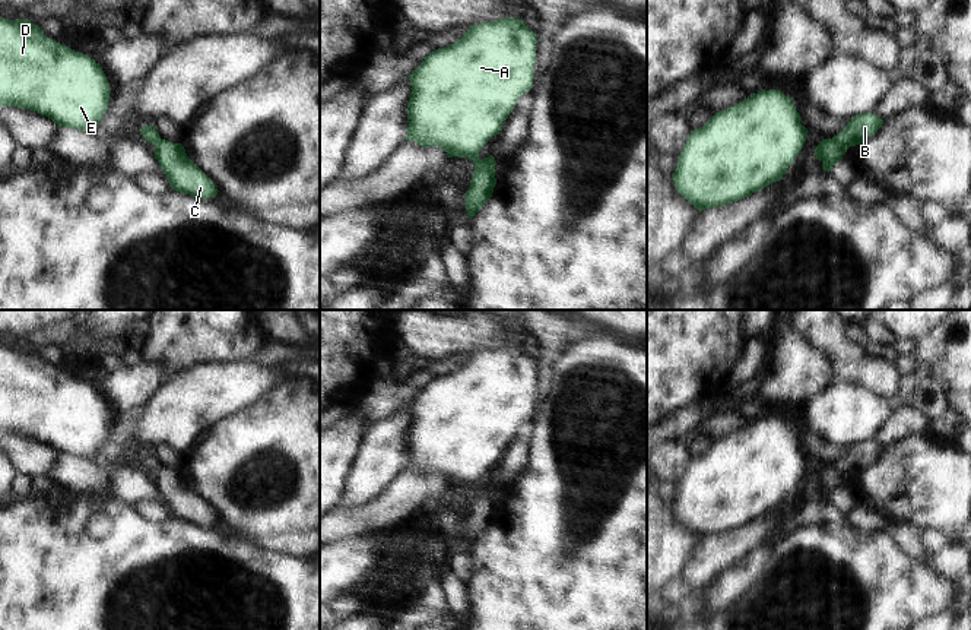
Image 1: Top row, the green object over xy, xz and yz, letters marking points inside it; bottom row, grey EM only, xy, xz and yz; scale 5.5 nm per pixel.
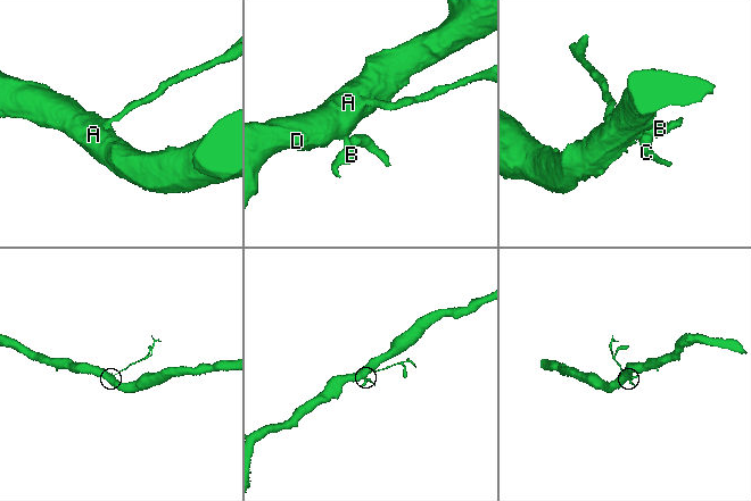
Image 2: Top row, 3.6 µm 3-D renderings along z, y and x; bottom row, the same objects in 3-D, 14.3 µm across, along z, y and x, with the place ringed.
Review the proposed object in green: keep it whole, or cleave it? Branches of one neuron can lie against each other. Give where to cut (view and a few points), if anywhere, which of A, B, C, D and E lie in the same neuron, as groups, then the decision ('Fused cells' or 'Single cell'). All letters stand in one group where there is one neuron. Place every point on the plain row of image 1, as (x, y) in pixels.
Split along xz (482, 487), (494, 503). Groups: A B D E / C. Fused cells.

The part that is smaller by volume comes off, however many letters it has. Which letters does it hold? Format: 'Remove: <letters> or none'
Remove: C

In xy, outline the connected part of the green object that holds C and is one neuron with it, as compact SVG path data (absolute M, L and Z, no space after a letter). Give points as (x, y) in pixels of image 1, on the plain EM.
M161 466L155 471L155 485L174 517L196 526L215 526L218 516L212 507L187 484L181 471Z

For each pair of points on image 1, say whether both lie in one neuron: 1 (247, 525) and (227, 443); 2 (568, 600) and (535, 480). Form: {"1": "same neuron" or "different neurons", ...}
{"1": "same neuron", "2": "same neuron"}

